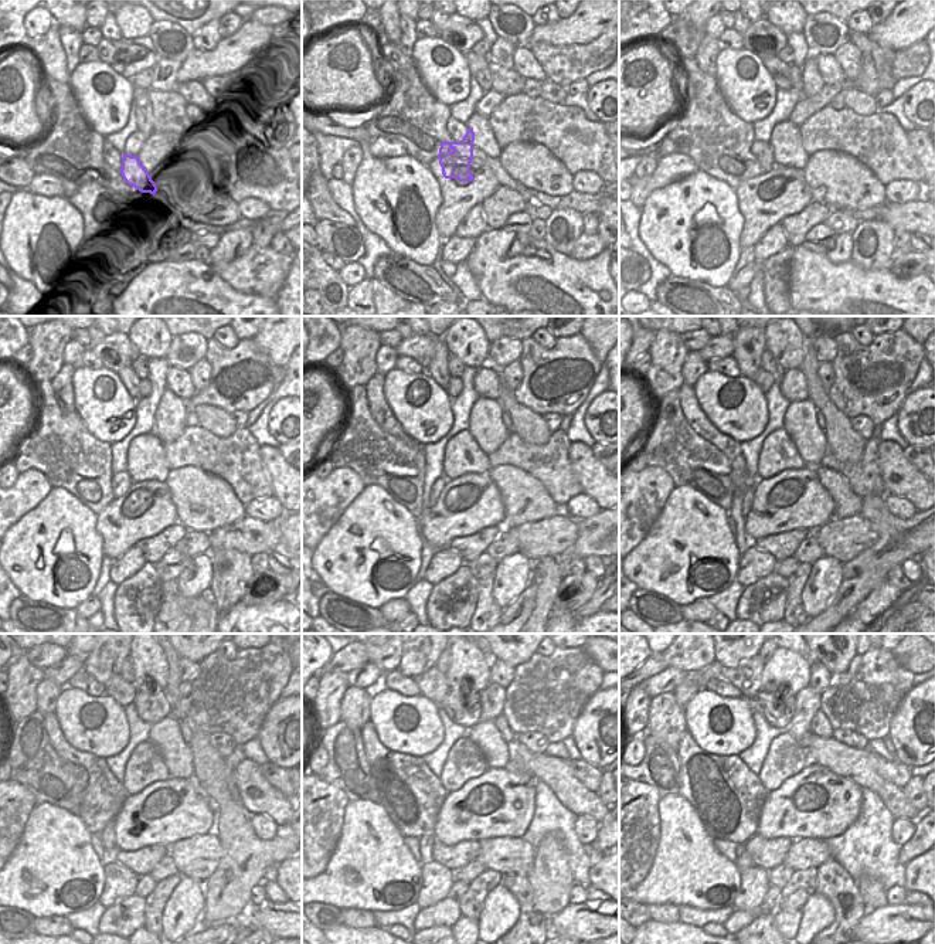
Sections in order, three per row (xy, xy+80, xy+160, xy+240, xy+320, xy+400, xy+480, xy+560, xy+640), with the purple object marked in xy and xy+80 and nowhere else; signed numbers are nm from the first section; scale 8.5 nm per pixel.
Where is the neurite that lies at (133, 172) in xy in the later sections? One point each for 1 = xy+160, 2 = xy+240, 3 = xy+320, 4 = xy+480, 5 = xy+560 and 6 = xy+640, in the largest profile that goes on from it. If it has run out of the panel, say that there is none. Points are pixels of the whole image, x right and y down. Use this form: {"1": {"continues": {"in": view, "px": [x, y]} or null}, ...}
{"1": {"continues": {"in": "xy+160", "px": [785, 142]}}, "2": {"continues": {"in": "xy+240", "px": [146, 461]}}, "3": {"continues": {"in": "xy+320", "px": [463, 455]}}, "4": {"continues": {"in": "xy+480", "px": [145, 766]}}, "5": {"continues": {"in": "xy+560", "px": [465, 761]}}, "6": {"continues": {"in": "xy+640", "px": [785, 757]}}}

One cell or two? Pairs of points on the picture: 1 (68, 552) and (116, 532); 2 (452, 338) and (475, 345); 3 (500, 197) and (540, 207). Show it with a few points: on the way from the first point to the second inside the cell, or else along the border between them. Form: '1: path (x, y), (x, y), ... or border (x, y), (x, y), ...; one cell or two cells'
1: border (95, 515), (95, 529), (104, 554); two cells
2: path (458, 338), (463, 338), (469, 343); one cell
3: path (510, 197), (524, 206), (530, 206); one cell

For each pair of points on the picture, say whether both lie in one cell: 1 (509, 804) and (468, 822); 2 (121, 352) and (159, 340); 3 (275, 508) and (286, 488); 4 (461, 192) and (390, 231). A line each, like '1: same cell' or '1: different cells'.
1: same cell
2: same cell
3: different cells
4: different cells

